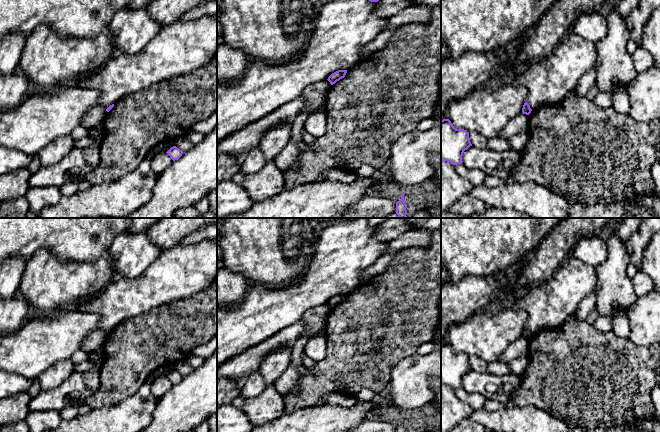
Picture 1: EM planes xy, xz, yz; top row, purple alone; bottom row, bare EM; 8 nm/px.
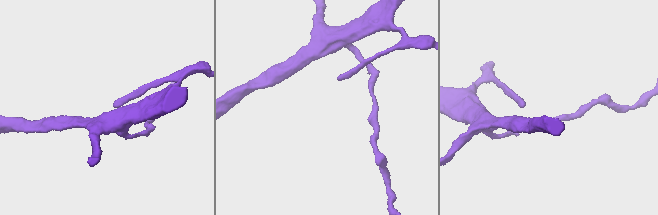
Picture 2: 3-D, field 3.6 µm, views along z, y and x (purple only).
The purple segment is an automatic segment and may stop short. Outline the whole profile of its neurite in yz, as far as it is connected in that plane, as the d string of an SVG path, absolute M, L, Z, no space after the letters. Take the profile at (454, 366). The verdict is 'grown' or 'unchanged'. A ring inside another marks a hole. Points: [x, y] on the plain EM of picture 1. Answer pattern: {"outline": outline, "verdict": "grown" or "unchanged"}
{"outline": "M449 343L441 344L441 386L461 388L463 377L470 370L469 356L456 353Z", "verdict": "unchanged"}

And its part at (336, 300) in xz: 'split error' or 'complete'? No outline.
complete

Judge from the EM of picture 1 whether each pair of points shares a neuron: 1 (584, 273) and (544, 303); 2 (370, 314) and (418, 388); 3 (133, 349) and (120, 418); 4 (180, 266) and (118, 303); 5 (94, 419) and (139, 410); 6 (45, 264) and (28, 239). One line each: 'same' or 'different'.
1: same
2: different
3: different
4: same
5: same
6: different

